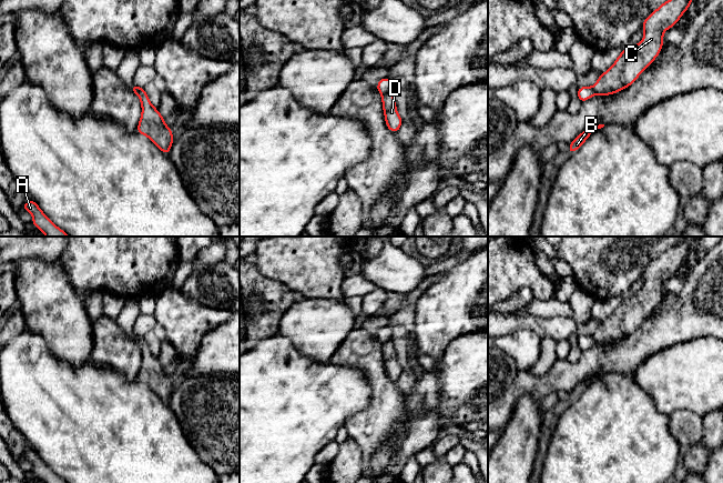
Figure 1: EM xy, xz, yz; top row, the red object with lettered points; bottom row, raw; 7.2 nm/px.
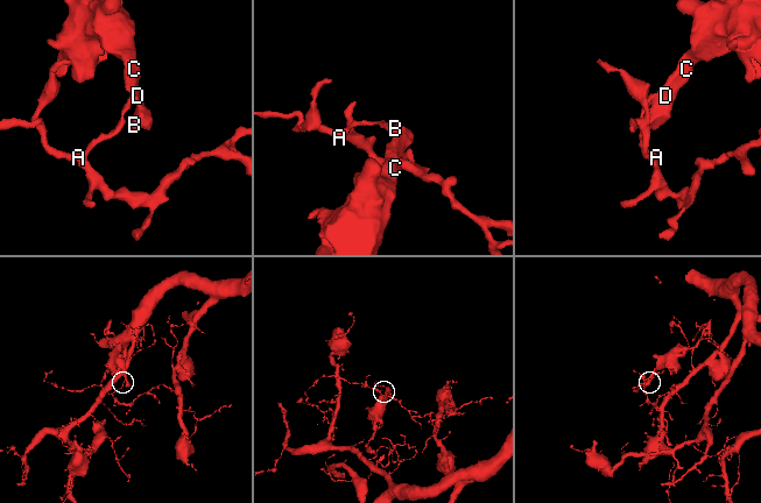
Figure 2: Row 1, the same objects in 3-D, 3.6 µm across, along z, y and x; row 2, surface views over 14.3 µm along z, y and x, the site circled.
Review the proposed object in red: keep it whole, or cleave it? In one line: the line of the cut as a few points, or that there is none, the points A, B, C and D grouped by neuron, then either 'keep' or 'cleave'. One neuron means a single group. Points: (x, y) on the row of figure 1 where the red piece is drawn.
cut in xz along (390, 90), (383, 94); A / B C D; cleave

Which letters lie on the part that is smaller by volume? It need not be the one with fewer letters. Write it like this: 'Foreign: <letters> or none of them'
Foreign: B, C, D

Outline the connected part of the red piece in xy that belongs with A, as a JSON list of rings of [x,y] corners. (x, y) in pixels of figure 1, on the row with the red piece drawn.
[[[27,200],[23,210],[30,212],[33,217],[32,224],[41,230],[45,237],[70,237],[60,228],[58,228],[39,208],[39,205],[31,200]]]

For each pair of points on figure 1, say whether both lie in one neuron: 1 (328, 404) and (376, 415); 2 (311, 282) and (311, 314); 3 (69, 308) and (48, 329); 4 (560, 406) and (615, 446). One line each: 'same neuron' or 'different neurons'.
1: different neurons
2: different neurons
3: same neuron
4: different neurons

